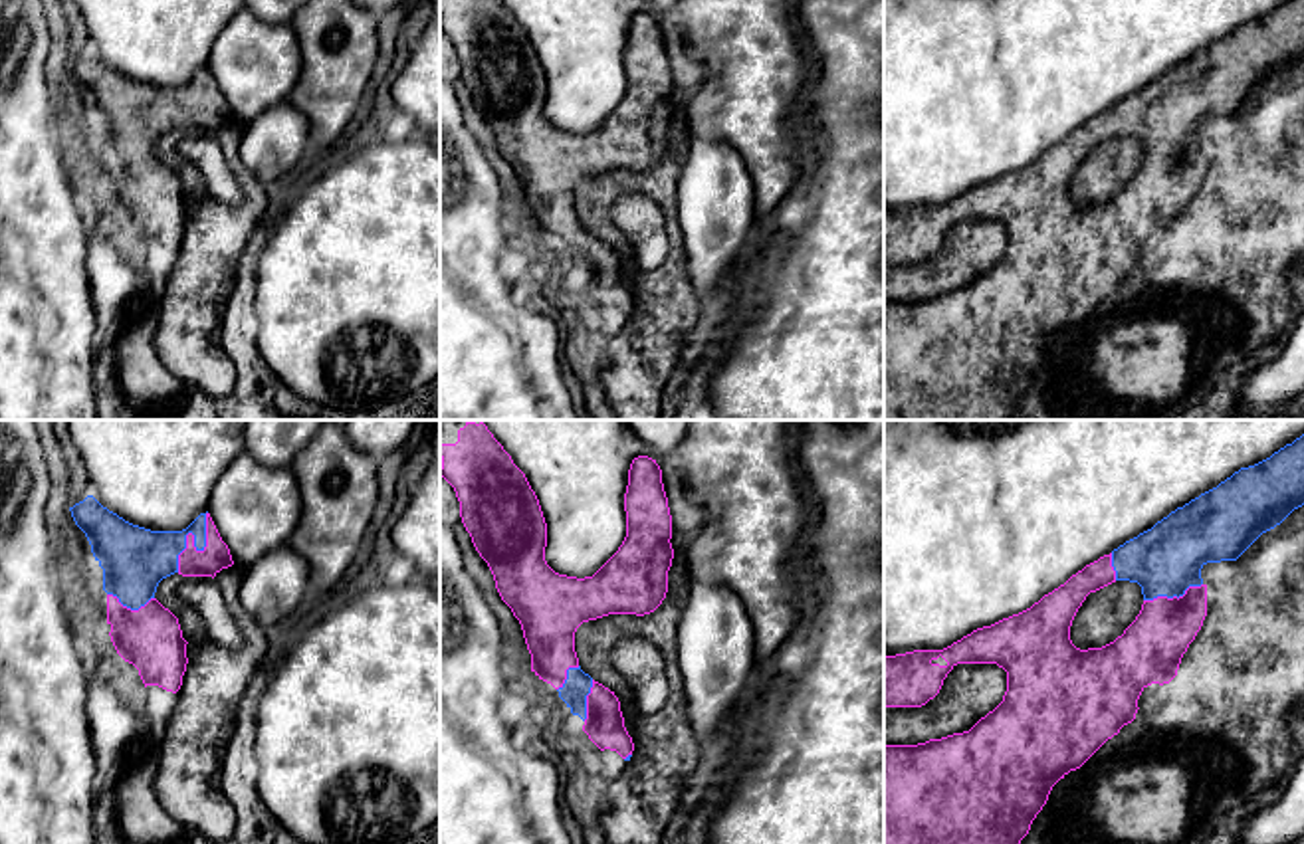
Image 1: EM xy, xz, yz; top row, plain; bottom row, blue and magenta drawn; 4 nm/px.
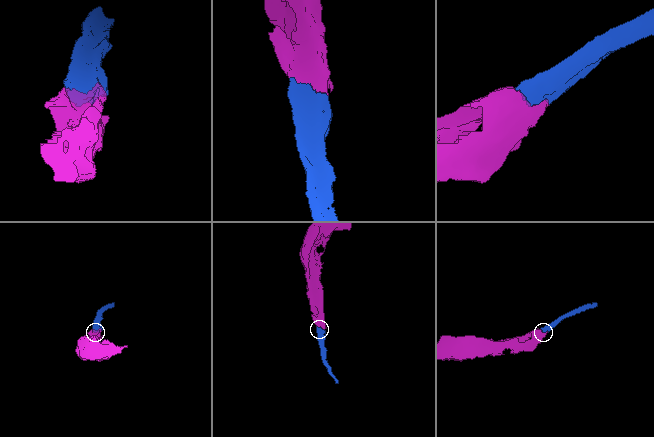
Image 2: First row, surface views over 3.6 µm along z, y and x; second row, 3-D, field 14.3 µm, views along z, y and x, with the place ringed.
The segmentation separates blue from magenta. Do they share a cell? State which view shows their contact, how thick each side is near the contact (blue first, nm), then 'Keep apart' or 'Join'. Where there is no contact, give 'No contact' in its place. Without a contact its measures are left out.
Touches blue in xy. Thickness 260 nm (blue) against 120 nm. Join

